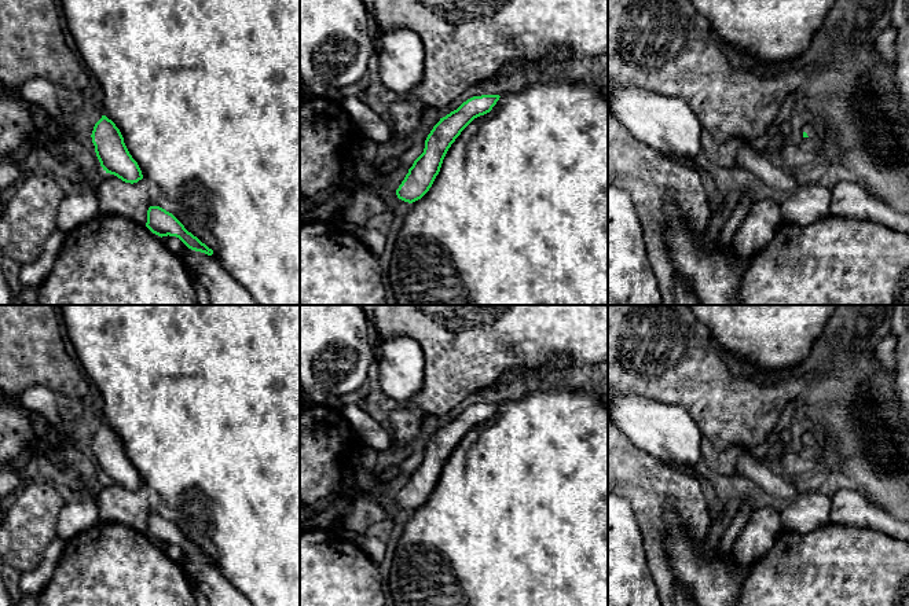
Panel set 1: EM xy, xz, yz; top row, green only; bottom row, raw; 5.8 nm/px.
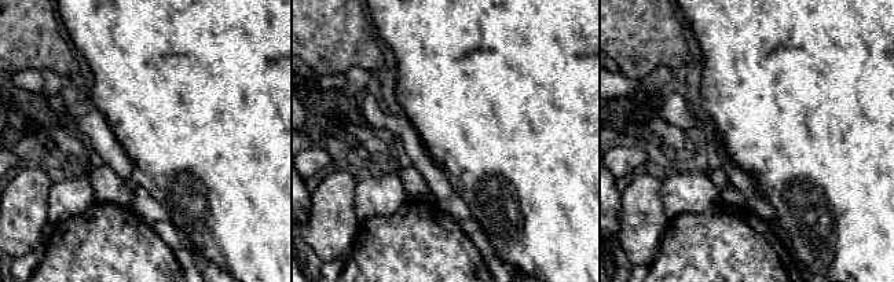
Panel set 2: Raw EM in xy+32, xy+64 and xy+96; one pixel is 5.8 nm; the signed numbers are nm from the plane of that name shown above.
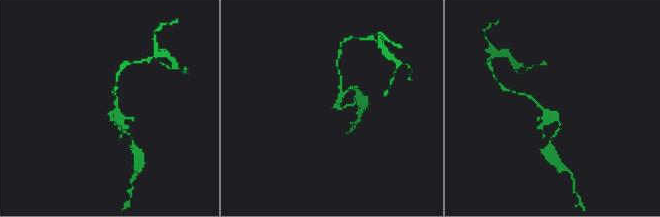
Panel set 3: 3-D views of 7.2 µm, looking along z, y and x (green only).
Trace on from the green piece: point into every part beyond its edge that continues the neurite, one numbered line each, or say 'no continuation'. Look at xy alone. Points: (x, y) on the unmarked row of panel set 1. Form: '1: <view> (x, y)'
no continuation

